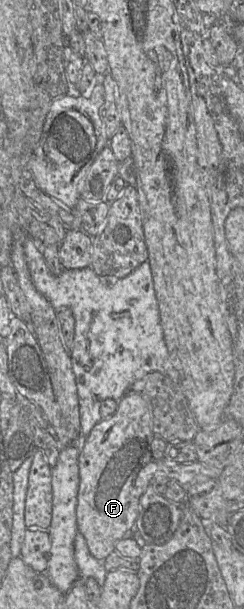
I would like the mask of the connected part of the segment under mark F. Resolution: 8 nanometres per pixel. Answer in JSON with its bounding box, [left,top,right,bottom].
[77,391,222,561]

